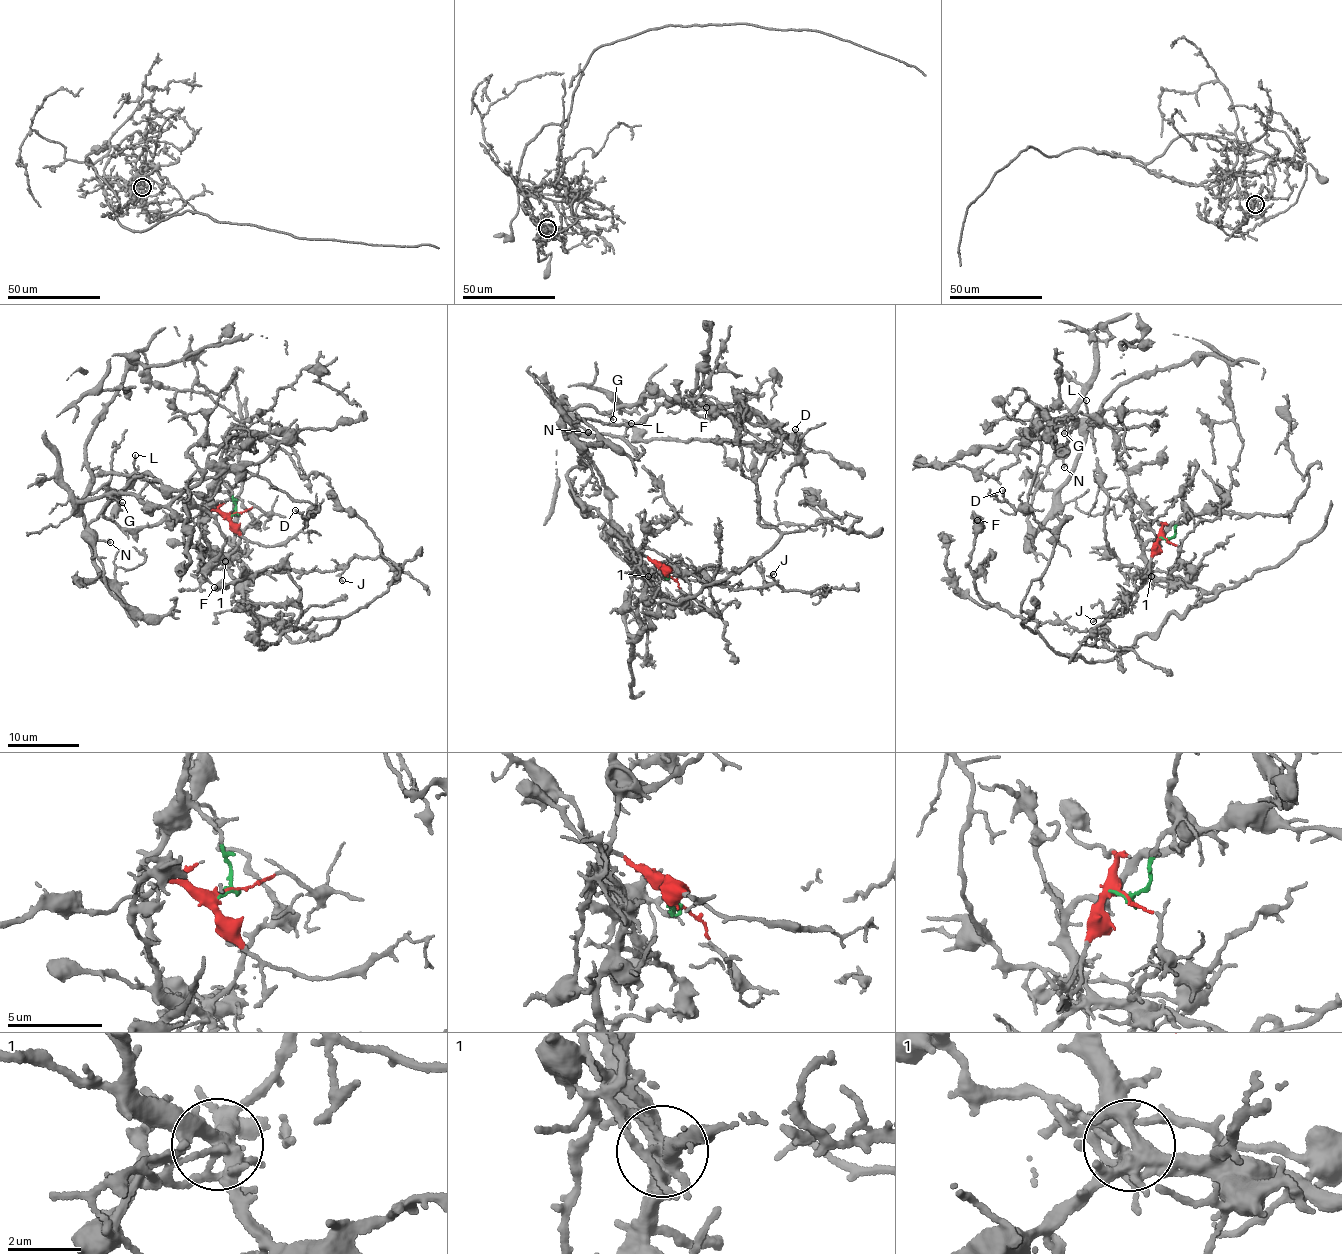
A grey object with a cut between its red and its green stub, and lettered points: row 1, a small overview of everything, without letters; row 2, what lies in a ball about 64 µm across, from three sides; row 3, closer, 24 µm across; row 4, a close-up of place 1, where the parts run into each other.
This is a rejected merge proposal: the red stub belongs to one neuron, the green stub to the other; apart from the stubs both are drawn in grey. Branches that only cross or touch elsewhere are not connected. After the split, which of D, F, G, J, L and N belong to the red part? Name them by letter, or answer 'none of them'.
D, G, L, N

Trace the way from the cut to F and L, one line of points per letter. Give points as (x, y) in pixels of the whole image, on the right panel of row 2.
F: (1163, 538), (1186, 510), (1107, 616), (1116, 656), (1090, 663), (978, 595), (977, 520)
L: (1163, 538), (1164, 525), (1146, 517), (1132, 497), (1113, 430), (1100, 426), (1102, 412), (1092, 420), (1086, 400)

